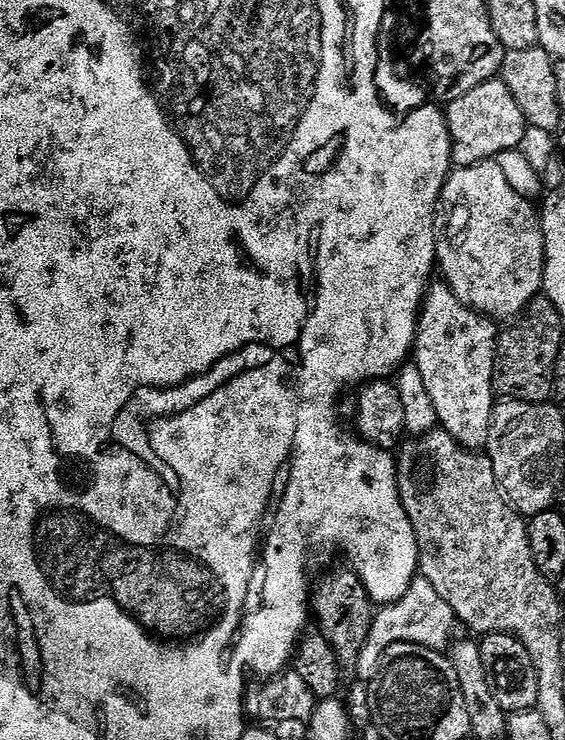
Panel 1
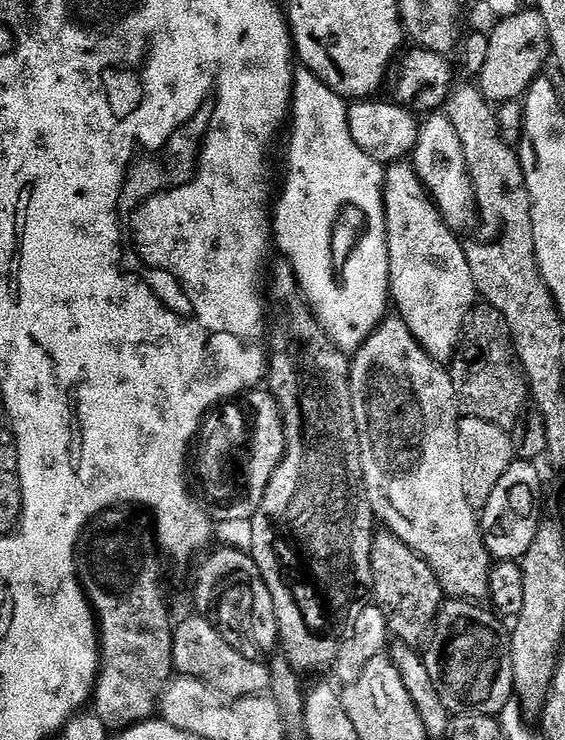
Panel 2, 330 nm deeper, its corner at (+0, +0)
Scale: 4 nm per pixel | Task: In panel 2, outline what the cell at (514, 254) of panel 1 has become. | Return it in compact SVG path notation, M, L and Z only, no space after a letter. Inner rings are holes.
M432 114L421 123L418 142L414 153L416 173L428 189L429 195L436 203L436 208L444 215L444 221L453 230L461 230L468 223L473 223L477 215L476 191L472 189L472 178L468 173L466 154L462 152L462 142L454 122L446 114Z

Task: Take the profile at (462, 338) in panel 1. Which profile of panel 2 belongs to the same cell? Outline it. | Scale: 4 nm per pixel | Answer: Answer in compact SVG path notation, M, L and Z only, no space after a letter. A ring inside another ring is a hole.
M415 163L387 165L384 174L384 213L388 219L391 303L406 326L410 326L410 332L417 342L435 360L451 361L461 347L466 321L478 304L476 283L465 245L460 245L456 237L459 235L448 227L444 215L436 208L435 201L416 173Z

